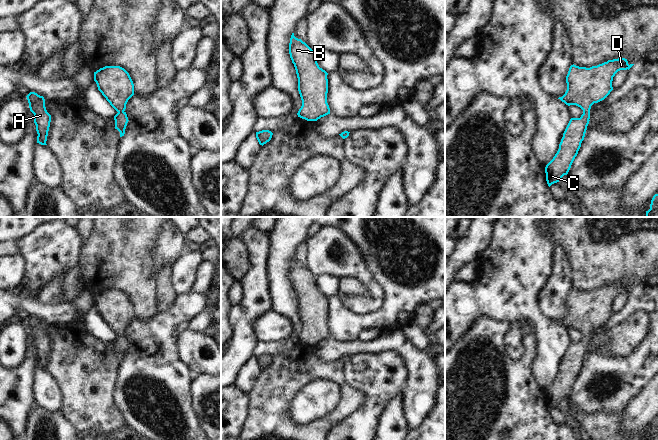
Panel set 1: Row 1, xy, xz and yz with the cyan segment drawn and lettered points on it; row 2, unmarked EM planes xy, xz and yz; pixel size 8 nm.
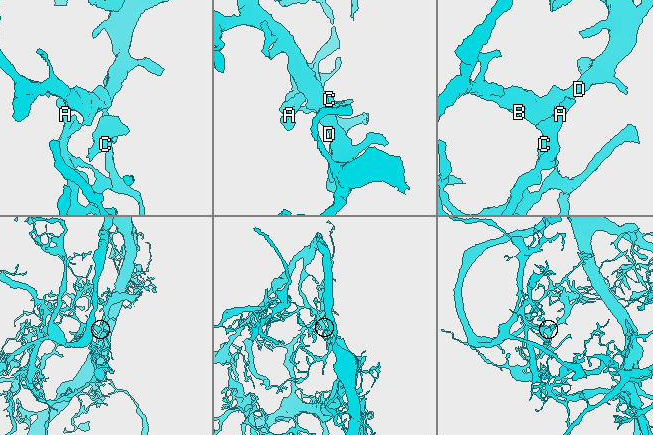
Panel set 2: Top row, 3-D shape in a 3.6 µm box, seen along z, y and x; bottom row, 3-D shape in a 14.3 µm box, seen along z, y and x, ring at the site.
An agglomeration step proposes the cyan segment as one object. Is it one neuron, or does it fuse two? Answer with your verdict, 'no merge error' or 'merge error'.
no merge error

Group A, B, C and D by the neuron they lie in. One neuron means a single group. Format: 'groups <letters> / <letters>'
groups A B C D

